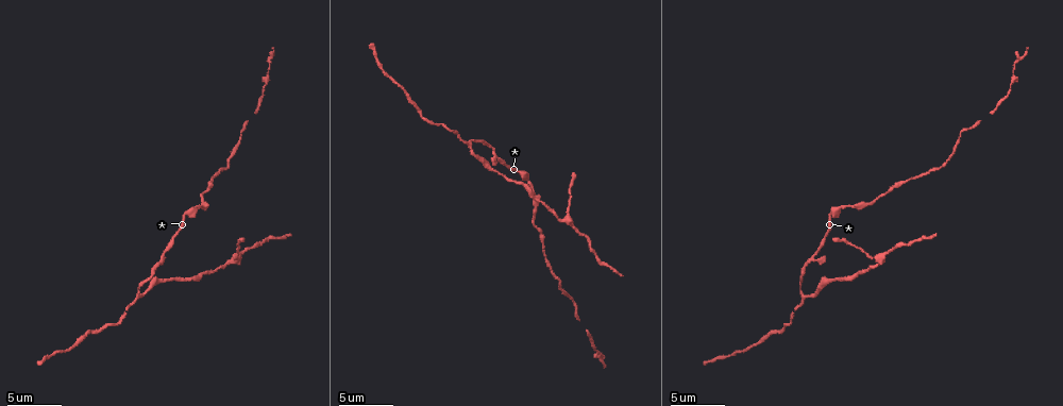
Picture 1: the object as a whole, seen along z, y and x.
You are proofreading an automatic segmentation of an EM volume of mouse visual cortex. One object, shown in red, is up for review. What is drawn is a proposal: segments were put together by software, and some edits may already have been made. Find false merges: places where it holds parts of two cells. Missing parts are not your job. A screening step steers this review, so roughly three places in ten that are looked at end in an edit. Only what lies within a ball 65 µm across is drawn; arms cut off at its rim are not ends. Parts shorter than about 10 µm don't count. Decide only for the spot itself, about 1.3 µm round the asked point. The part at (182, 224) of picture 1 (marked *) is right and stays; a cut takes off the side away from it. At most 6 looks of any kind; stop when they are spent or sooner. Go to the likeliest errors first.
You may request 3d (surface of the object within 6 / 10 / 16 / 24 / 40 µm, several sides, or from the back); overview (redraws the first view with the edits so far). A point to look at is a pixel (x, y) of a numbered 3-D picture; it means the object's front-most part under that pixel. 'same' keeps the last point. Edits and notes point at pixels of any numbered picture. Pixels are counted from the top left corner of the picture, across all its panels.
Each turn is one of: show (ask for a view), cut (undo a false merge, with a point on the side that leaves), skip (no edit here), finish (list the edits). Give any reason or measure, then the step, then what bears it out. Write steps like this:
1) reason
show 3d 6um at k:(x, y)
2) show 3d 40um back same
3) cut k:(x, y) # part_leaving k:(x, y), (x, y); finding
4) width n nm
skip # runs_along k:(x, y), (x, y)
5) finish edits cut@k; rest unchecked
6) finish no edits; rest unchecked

two arms in line, one across
show 3d 16um at 1:(468, 147)

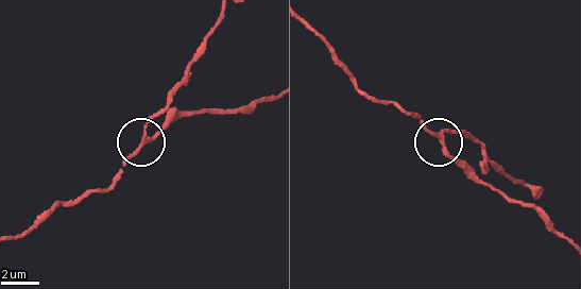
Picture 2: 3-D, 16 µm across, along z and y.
arms 3
skip # runs_along 2:(518, 182), (467, 135), (447, 129), (440, 140), (415, 116); all the same cell

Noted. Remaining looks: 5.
three arms meet
show 3d 16um at 1:(816, 254)

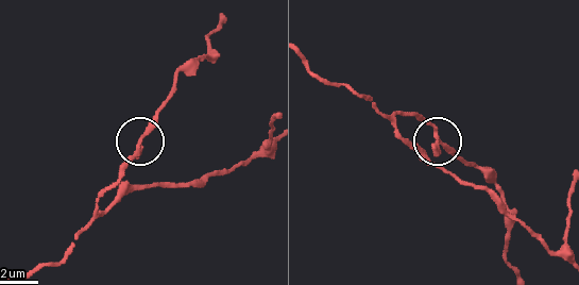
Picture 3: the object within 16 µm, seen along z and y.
skip # runs_along 3:(471, 164), (446, 149), (420, 117); all the same cell

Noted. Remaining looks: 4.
thin neck
show 3d 10um at 1:(200, 203)

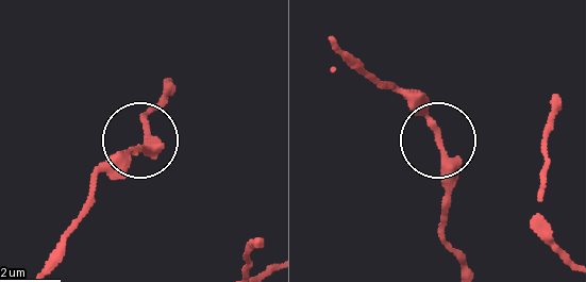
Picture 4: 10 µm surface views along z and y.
width 210 nm
skip # runs_along 4:(387, 85), (402, 93), (438, 138), (448, 212); one cell here

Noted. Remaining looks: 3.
finish no edits; rest unchecked

